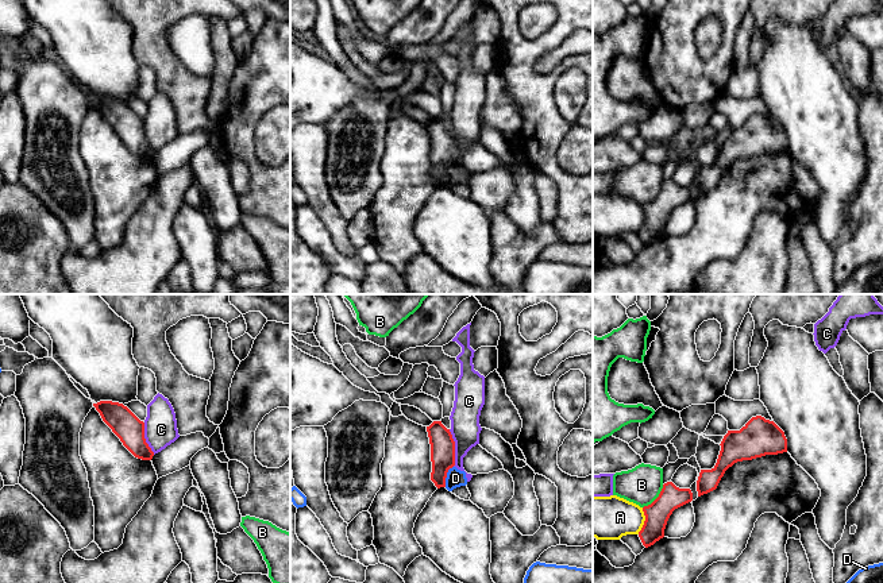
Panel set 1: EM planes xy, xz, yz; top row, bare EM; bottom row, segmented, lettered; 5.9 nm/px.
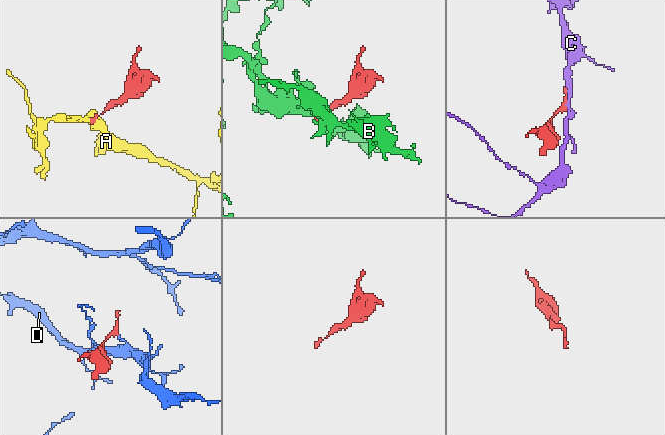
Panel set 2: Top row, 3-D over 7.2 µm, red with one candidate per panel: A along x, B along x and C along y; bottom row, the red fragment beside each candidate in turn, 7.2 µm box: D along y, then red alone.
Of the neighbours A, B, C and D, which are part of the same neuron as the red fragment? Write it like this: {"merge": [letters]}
{"merge": []}

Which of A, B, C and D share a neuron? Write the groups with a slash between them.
A / B / C / D

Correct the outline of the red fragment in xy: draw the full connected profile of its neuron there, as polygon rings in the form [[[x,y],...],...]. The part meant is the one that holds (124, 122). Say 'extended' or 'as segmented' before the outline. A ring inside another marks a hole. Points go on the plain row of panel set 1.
as segmented; [[[112,99],[93,101],[103,119],[120,136],[123,143],[138,157],[151,158],[154,150],[144,136],[144,120],[127,104]]]

